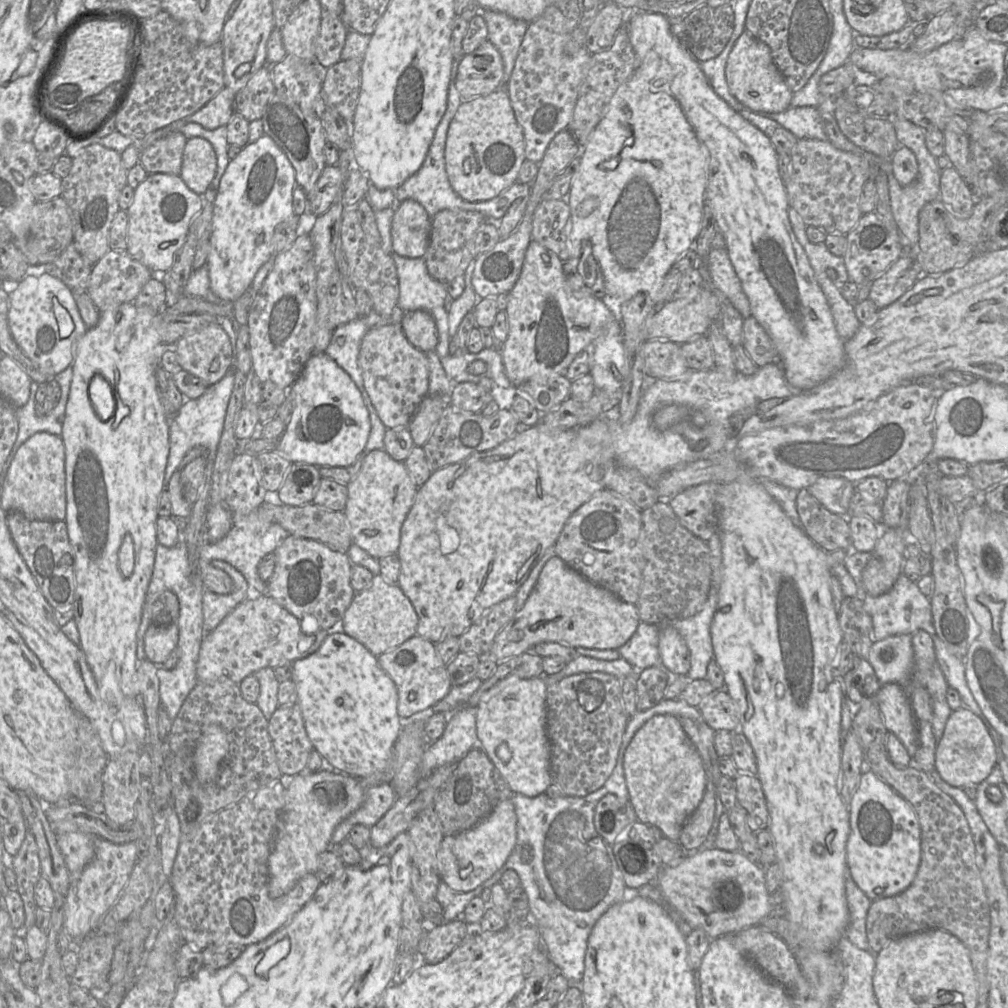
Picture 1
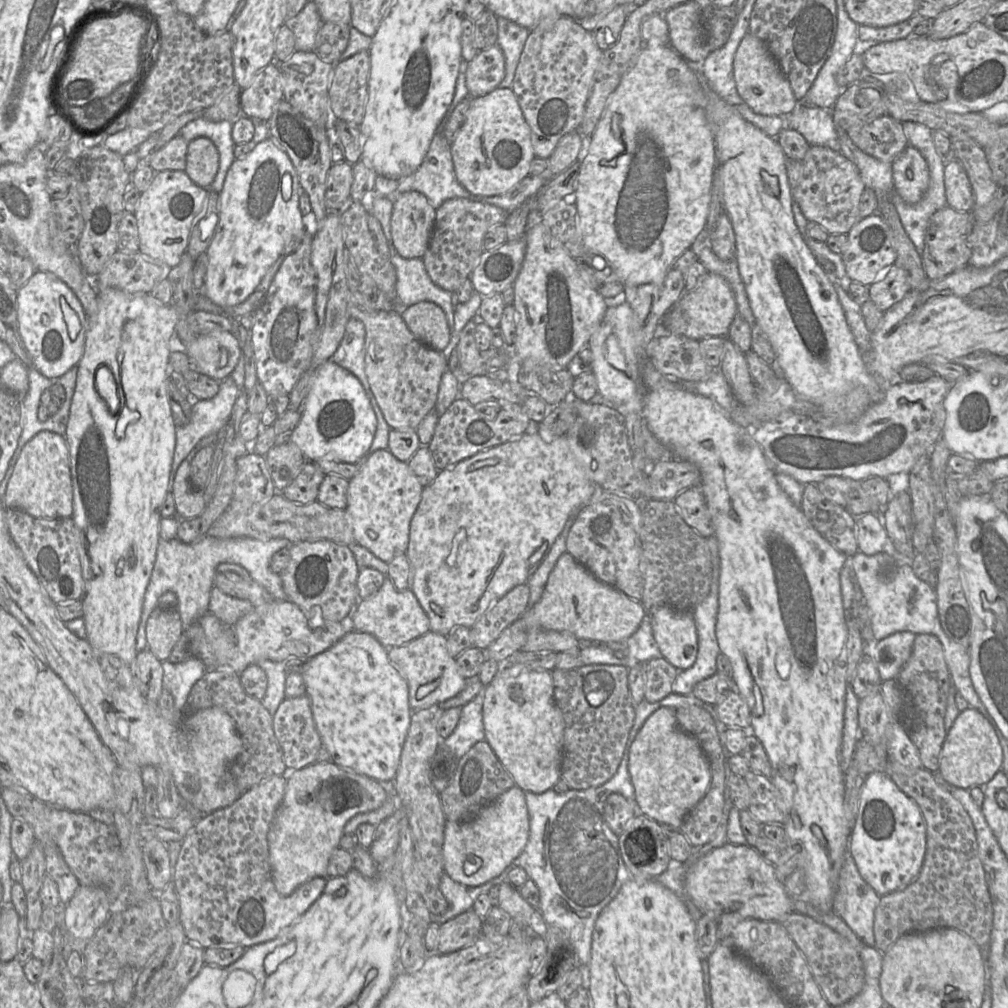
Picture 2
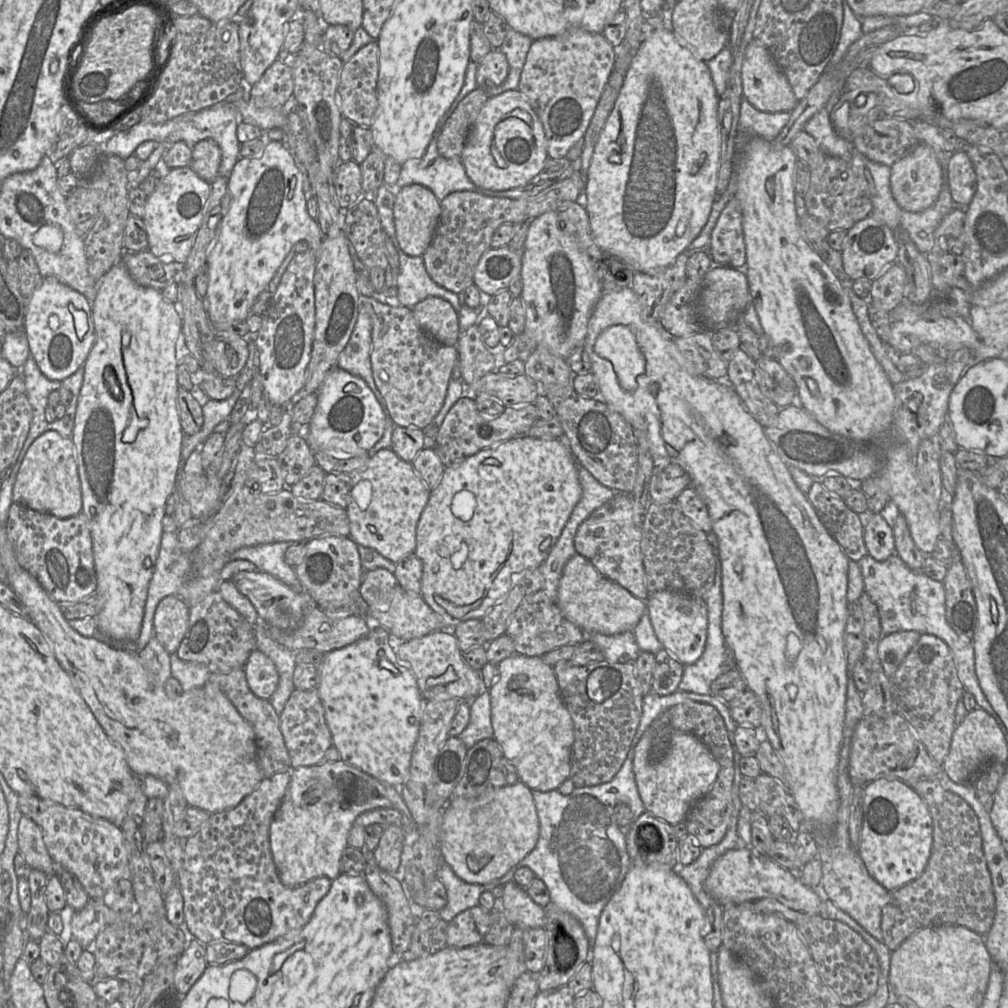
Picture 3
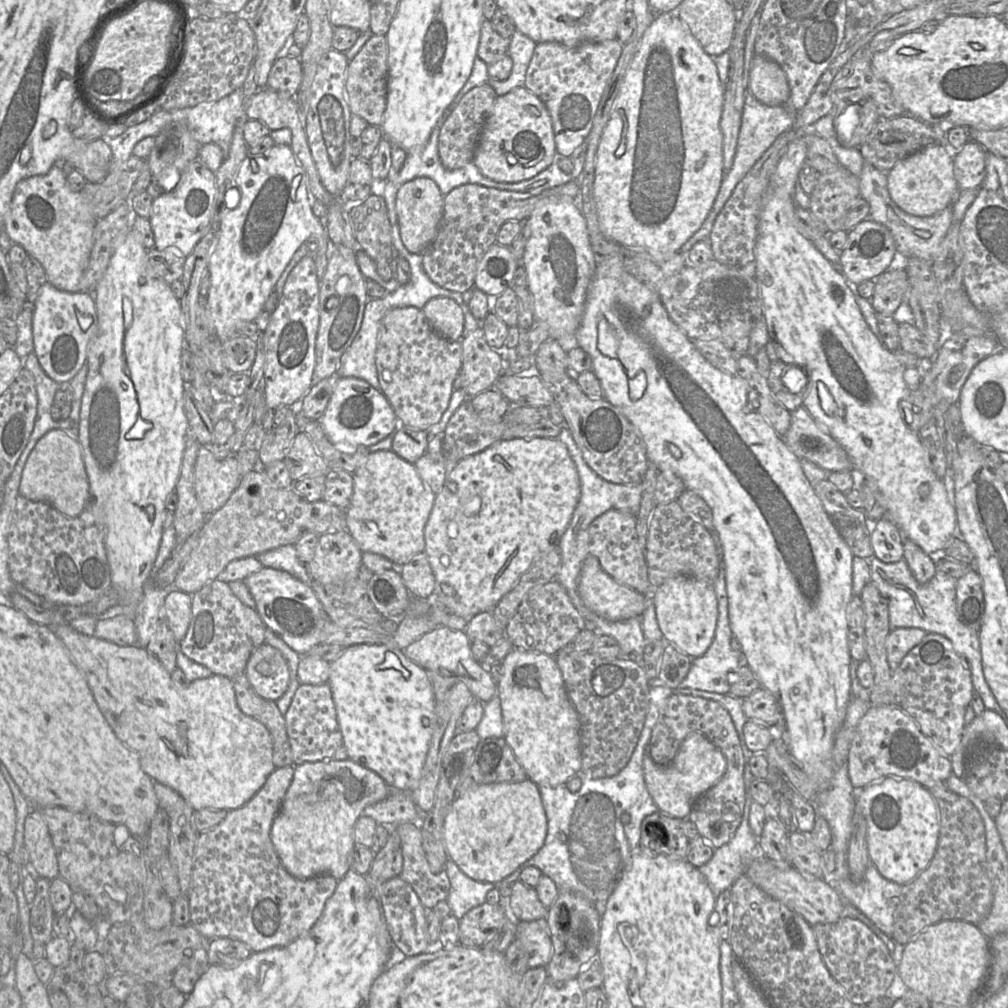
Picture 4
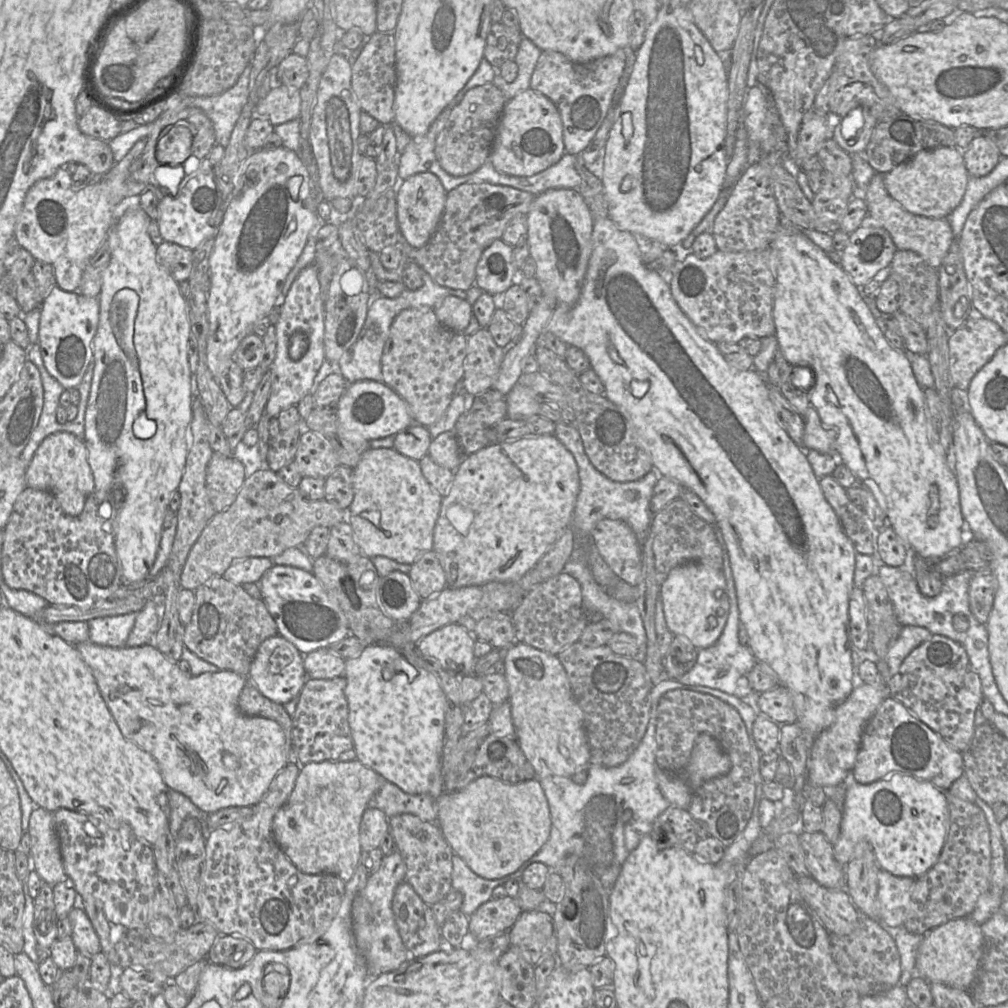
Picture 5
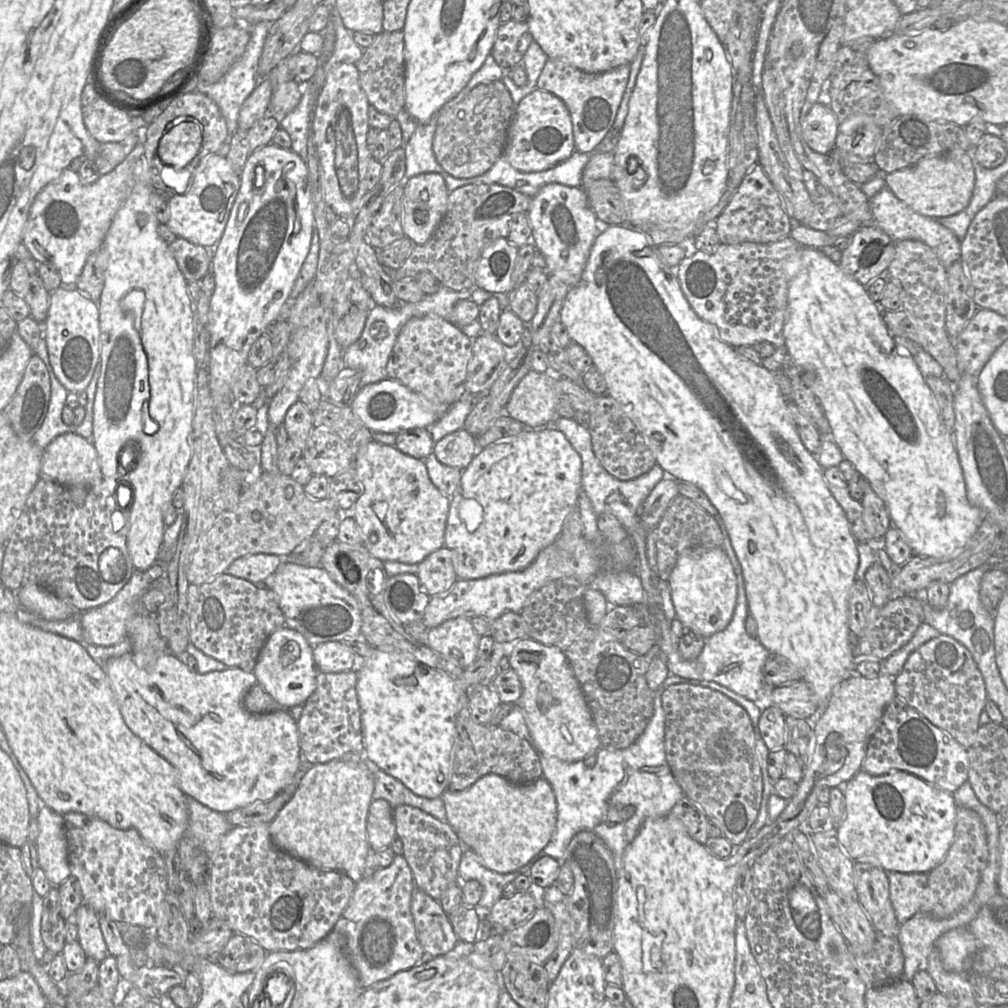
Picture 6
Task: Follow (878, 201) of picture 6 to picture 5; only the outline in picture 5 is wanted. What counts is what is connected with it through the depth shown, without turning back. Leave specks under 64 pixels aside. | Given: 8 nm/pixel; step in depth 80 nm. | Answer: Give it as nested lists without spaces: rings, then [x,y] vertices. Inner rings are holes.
[[[875,172],[864,193],[860,193],[868,209],[868,222],[884,228],[891,236],[897,250],[911,250],[937,269],[948,253],[955,237],[946,217],[928,218],[907,211],[887,192],[883,174]]]

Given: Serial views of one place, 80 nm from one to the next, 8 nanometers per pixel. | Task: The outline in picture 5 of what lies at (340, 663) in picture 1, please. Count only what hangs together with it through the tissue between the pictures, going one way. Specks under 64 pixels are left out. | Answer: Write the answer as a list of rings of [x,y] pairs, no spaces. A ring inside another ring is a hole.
[[[371,644],[365,646],[361,654],[355,658],[349,658],[345,661],[344,676],[346,679],[345,696],[348,703],[348,722],[353,739],[353,749],[356,753],[356,760],[364,766],[371,768],[381,775],[386,781],[389,781],[408,794],[429,794],[438,798],[443,789],[442,780],[442,757],[444,744],[444,726],[447,699],[443,693],[439,682],[434,674],[413,666],[400,652],[389,644]]]

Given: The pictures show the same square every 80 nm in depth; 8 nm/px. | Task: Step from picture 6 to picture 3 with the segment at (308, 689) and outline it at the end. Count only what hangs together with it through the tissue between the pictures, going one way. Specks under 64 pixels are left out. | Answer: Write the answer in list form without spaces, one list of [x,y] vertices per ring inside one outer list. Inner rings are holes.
[[[254,650],[243,670],[252,693],[261,699],[269,699],[279,681],[279,674],[275,663],[262,651]]]

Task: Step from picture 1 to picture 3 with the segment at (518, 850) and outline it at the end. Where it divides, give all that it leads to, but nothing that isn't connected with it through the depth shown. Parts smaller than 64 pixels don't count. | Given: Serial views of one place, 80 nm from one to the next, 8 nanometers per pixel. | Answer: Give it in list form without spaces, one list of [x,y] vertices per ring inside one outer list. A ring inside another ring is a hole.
[[[676,690],[669,695],[660,696],[650,691],[644,695],[641,719],[626,760],[611,781],[575,788],[569,795],[563,795],[557,789],[547,792],[532,790],[540,835],[535,848],[514,867],[530,868],[545,883],[550,893],[550,904],[580,922],[591,949],[596,939],[600,914],[632,867],[626,849],[625,829],[617,825],[614,808],[619,803],[626,804],[632,813],[632,823],[646,812],[633,772],[635,747],[643,733],[662,713],[686,701],[707,703],[716,708],[723,717],[732,742],[738,725],[731,718],[728,702],[710,694]]]

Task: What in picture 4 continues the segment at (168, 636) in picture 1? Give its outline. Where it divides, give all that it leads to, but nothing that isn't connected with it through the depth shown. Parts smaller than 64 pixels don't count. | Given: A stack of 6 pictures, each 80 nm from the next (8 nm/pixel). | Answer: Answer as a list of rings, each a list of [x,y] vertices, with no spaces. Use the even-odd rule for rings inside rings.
[[[176,590],[166,596],[161,607],[161,620],[167,622],[178,642],[182,641],[188,631],[191,613],[191,594]]]

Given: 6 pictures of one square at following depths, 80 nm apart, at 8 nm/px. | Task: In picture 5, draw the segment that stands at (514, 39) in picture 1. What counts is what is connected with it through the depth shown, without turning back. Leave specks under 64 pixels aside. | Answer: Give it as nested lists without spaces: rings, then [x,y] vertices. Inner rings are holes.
[[[523,37],[515,56],[514,62],[518,66],[518,74],[514,81],[507,82],[496,74],[492,83],[497,86],[507,100],[530,88],[530,79],[542,50],[530,39]]]

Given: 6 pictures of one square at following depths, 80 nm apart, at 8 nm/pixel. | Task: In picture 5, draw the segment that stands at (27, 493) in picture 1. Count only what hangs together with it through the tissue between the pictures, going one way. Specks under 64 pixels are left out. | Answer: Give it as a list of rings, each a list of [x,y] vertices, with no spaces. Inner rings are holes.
[[[65,431],[46,436],[27,465],[25,481],[27,487],[53,495],[67,515],[81,514],[87,497],[95,492],[94,477],[88,463],[84,440]]]

